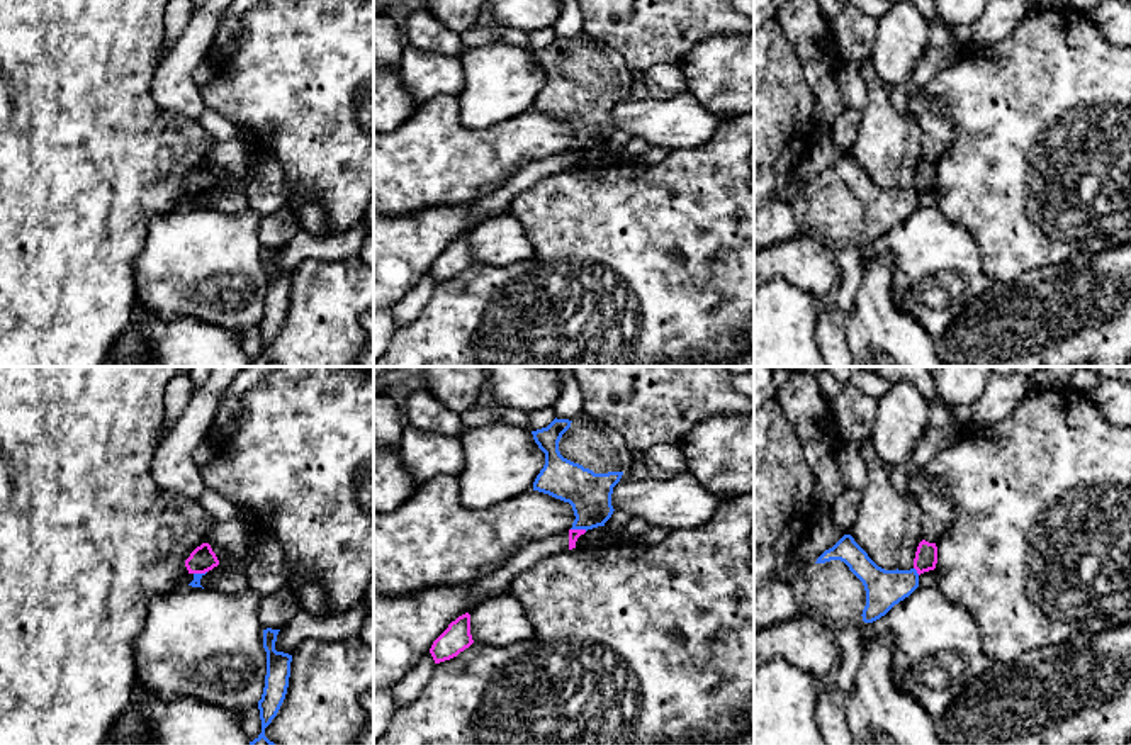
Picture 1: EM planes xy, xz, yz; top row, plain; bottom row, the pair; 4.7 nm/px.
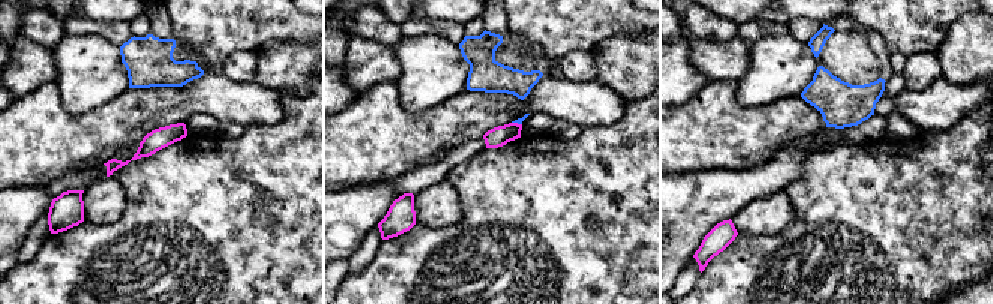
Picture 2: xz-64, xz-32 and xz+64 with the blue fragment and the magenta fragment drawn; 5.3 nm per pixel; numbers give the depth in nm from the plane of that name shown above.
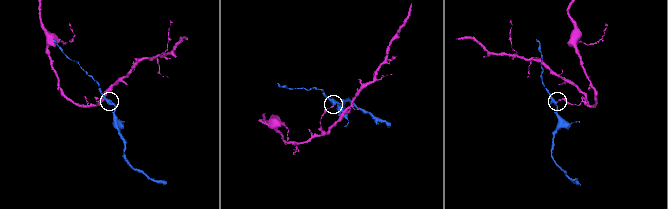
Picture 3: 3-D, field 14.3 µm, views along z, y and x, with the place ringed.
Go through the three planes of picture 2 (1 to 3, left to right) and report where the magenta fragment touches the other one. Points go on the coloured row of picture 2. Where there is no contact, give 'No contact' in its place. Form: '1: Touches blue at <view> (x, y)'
1: No contact
2: Touches blue at xz-32 (516, 122)
3: No contact

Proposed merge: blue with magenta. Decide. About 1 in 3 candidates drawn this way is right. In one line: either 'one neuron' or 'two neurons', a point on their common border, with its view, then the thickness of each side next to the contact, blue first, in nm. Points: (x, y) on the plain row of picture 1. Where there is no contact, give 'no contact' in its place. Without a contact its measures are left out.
two neurons | xz (579, 148) | 200/50 nm

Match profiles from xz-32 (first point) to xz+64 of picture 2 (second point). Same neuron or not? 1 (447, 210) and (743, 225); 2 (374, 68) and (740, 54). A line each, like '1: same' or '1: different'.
1: same
2: same

